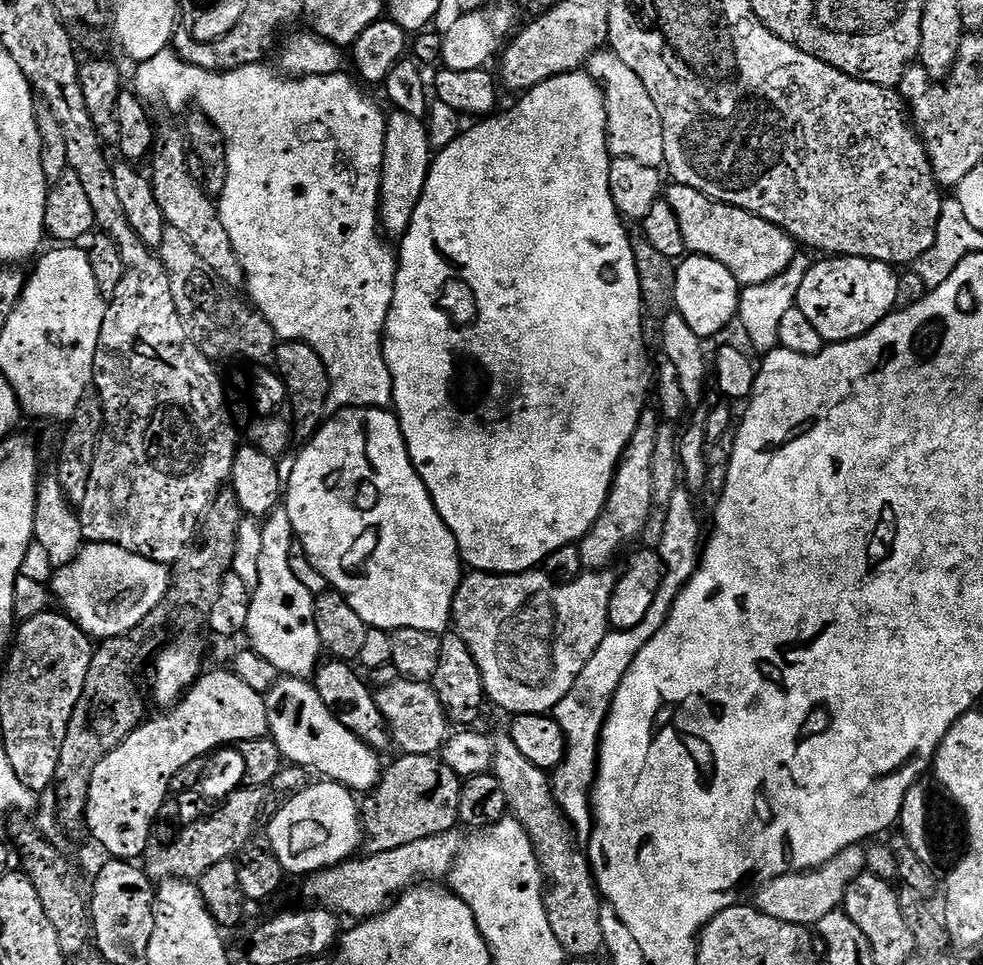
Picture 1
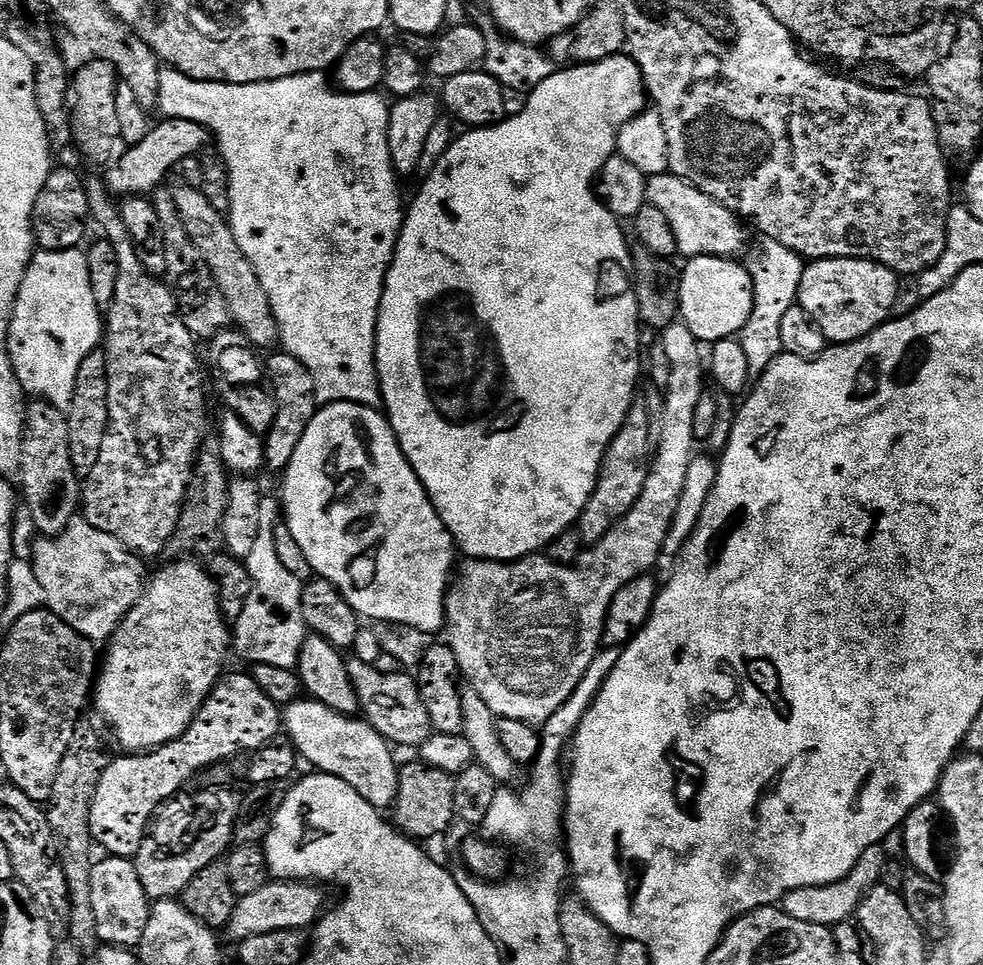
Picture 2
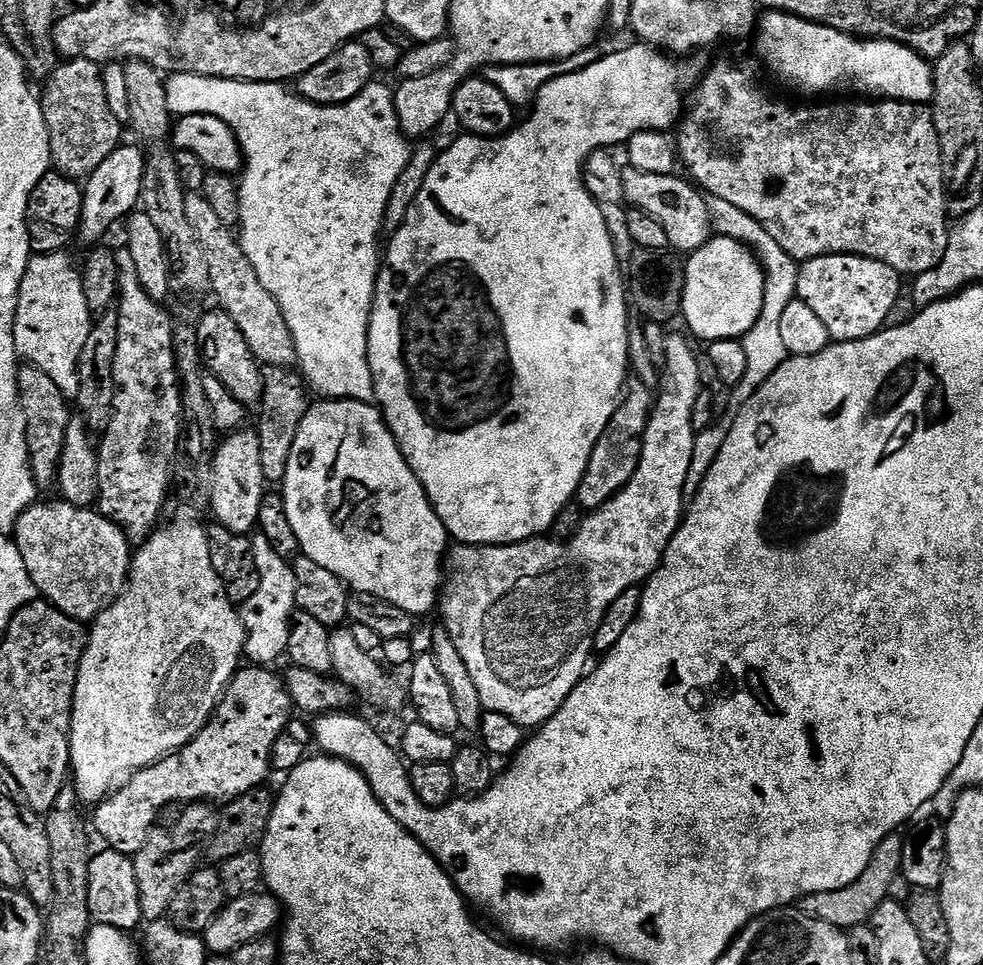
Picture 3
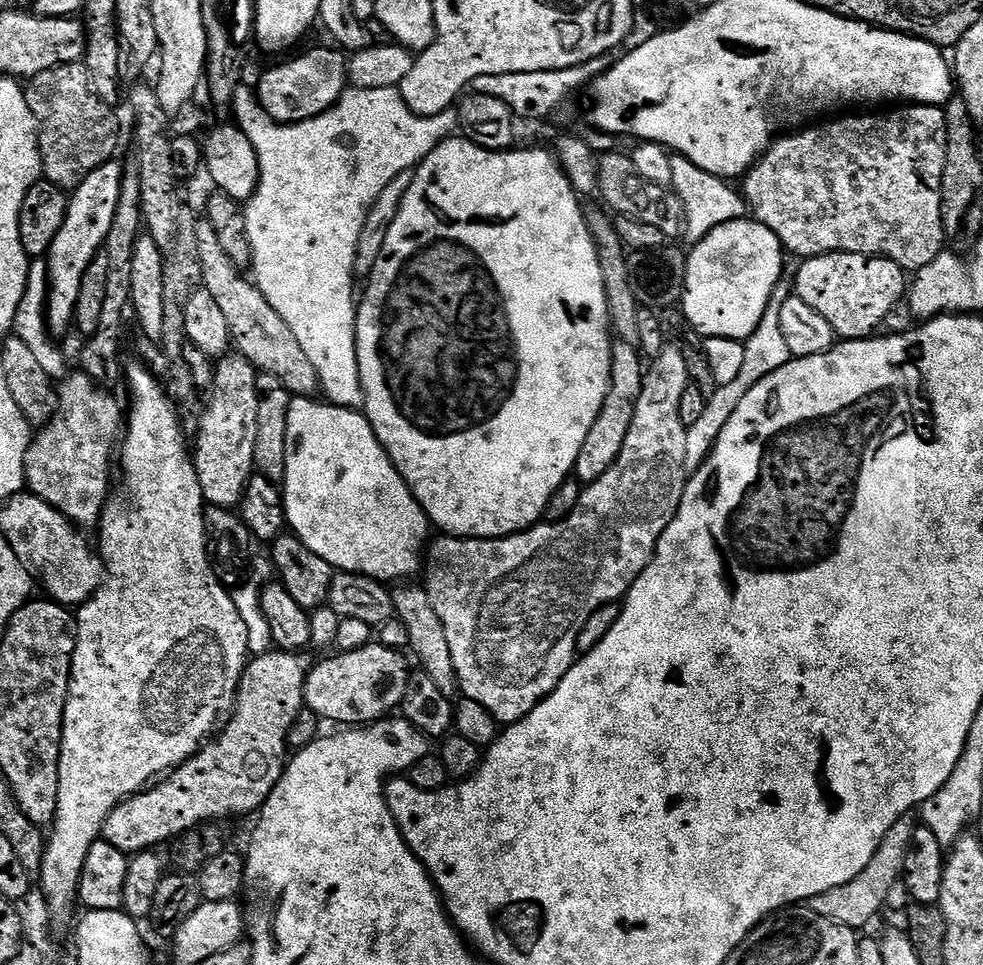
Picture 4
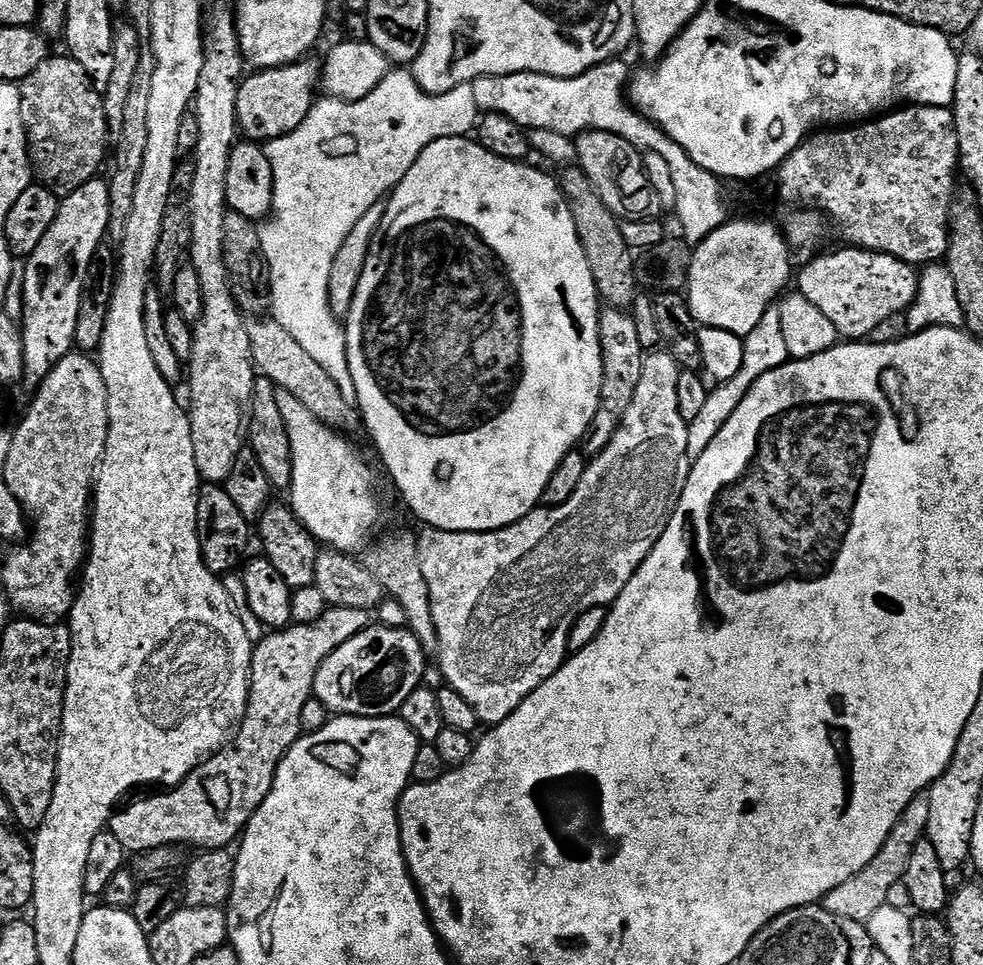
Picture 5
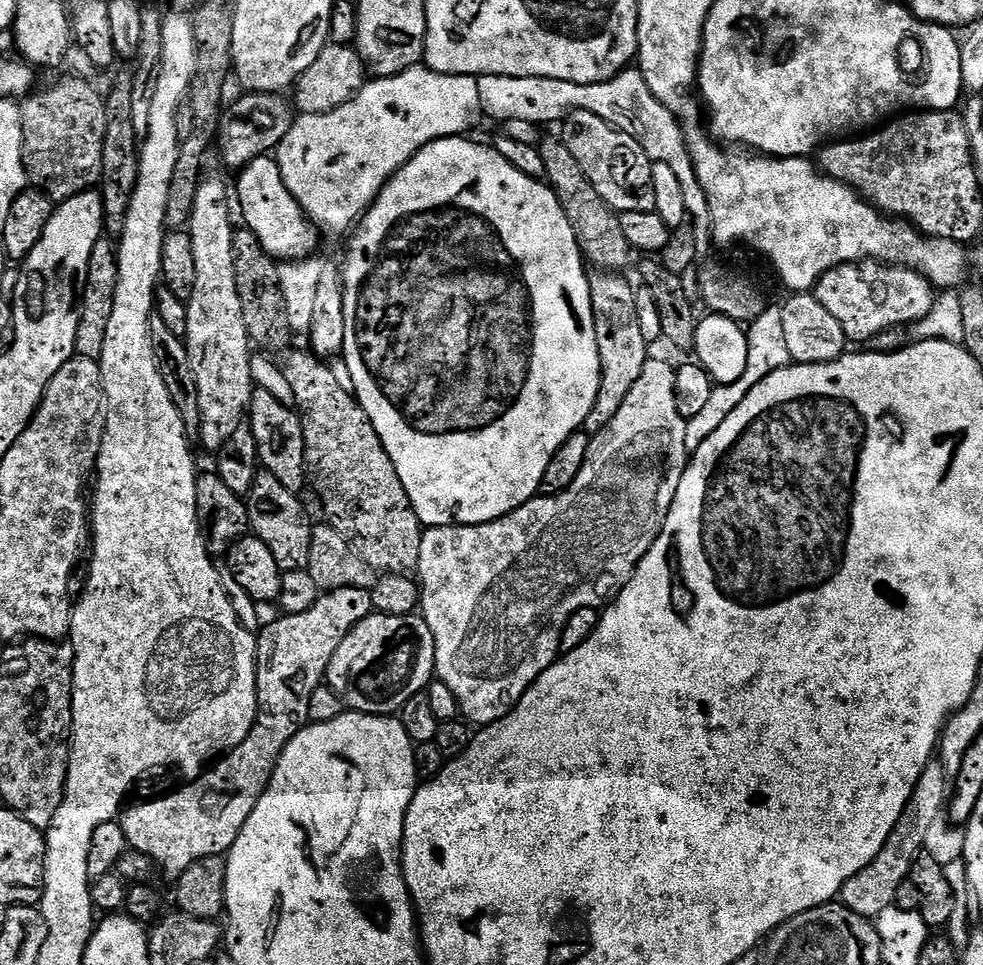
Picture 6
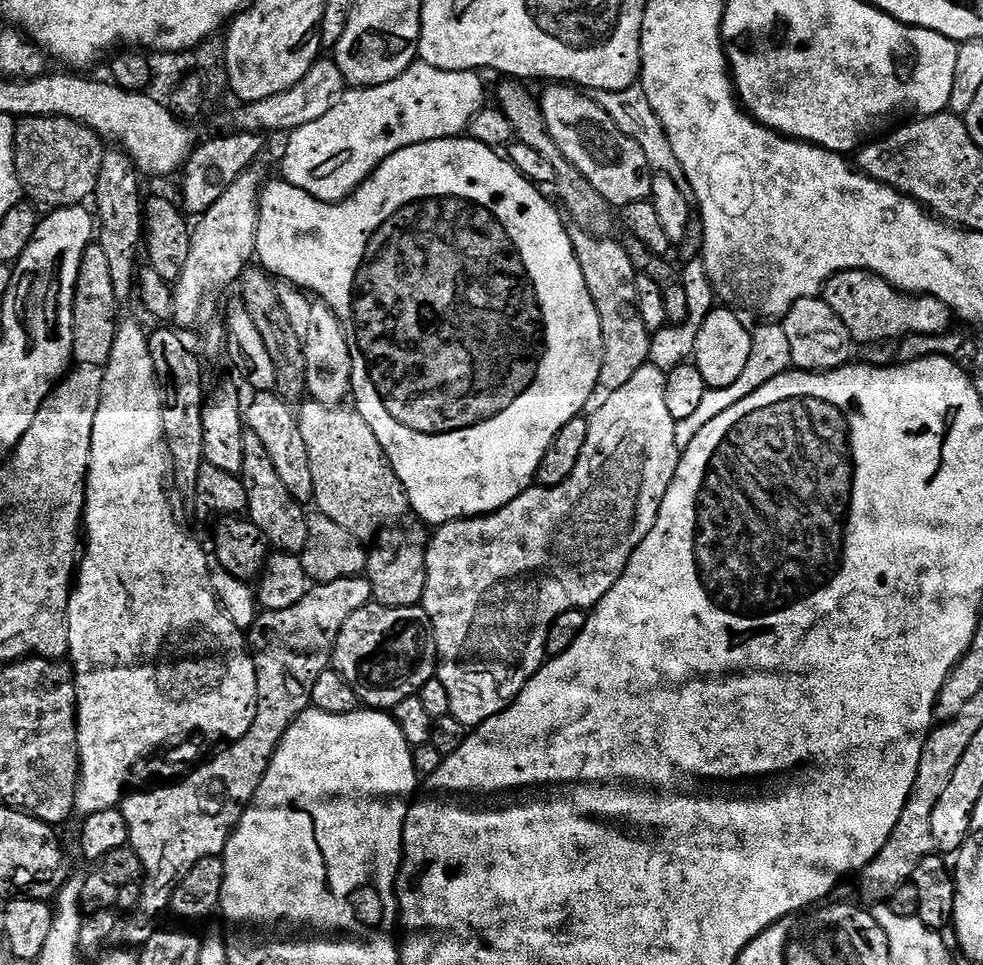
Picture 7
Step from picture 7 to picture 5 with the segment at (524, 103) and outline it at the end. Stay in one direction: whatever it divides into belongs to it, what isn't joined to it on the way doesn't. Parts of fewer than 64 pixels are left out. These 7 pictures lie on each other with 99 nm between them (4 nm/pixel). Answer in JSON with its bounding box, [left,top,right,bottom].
[558,166,638,309]

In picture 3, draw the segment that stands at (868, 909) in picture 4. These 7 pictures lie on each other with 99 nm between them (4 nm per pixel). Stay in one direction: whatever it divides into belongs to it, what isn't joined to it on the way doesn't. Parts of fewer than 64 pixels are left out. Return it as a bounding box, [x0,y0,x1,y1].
[799,834,903,930]

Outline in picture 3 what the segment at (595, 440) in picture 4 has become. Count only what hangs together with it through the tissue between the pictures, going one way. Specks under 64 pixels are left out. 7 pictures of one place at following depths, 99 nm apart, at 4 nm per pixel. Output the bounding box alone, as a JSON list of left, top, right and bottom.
[574,378,654,509]

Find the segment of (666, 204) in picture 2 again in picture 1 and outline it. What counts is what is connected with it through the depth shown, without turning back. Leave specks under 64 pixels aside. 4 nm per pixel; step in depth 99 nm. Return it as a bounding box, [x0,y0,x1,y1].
[666,183,798,286]

